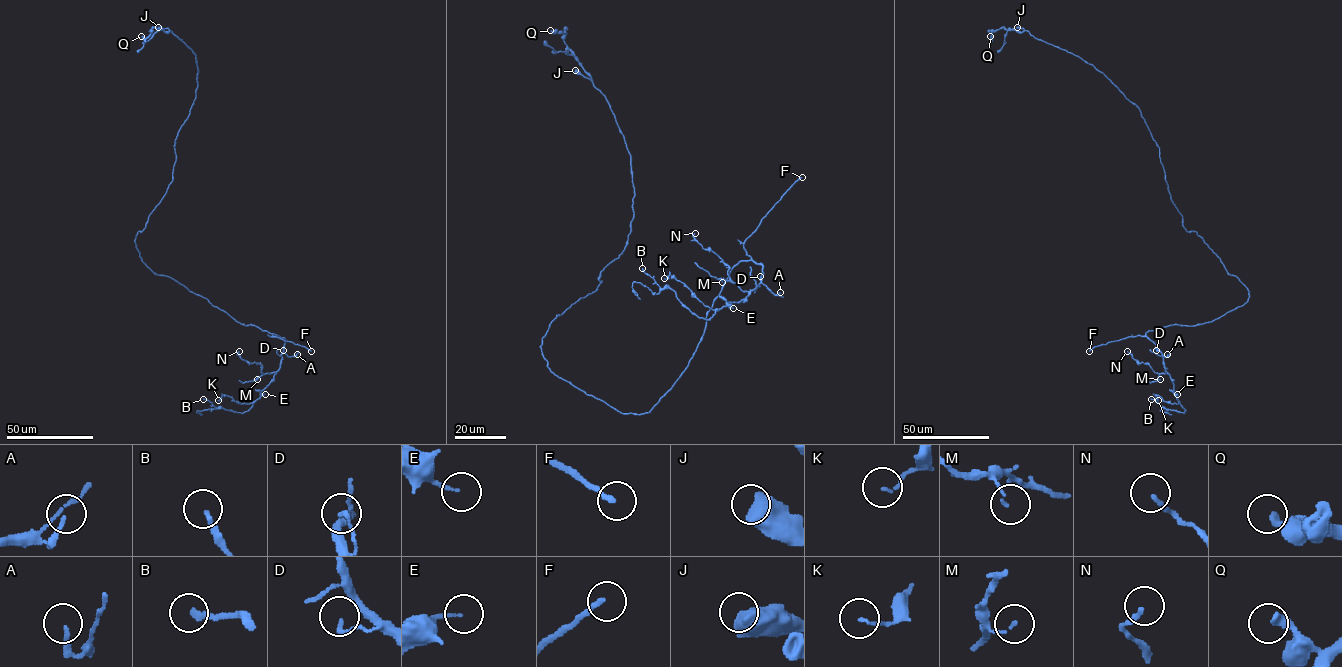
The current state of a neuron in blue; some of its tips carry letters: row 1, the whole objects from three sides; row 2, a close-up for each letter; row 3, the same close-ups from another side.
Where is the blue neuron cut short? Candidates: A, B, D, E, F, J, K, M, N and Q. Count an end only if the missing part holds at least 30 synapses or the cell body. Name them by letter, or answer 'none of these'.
F

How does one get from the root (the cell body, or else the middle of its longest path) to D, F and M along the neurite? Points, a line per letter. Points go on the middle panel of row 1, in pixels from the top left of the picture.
D: (553, 373), (623, 414), (648, 412), (688, 365), (729, 272), (752, 260), (762, 266), (760, 276)
F: (553, 373), (623, 414), (648, 412), (688, 365), (729, 272), (751, 259), (744, 241), (802, 177)
M: (553, 373), (623, 414), (648, 412), (688, 365), (729, 272), (740, 261), (762, 266), (749, 291), (722, 282)

